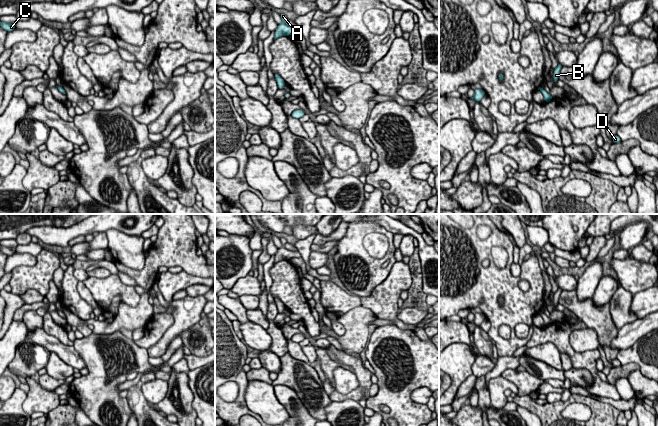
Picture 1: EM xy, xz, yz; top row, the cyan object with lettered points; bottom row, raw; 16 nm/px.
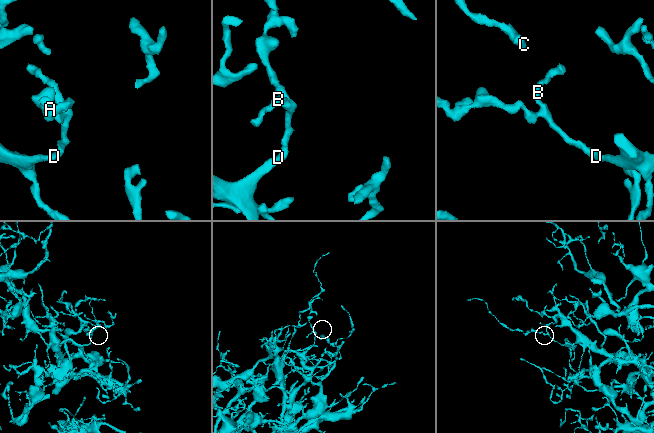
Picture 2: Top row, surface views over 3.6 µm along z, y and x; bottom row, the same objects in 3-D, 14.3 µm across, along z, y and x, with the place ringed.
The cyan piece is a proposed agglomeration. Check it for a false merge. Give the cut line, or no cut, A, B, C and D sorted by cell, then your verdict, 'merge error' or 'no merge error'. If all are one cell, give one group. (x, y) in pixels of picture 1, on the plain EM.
no cut; A B C D; no merge error

